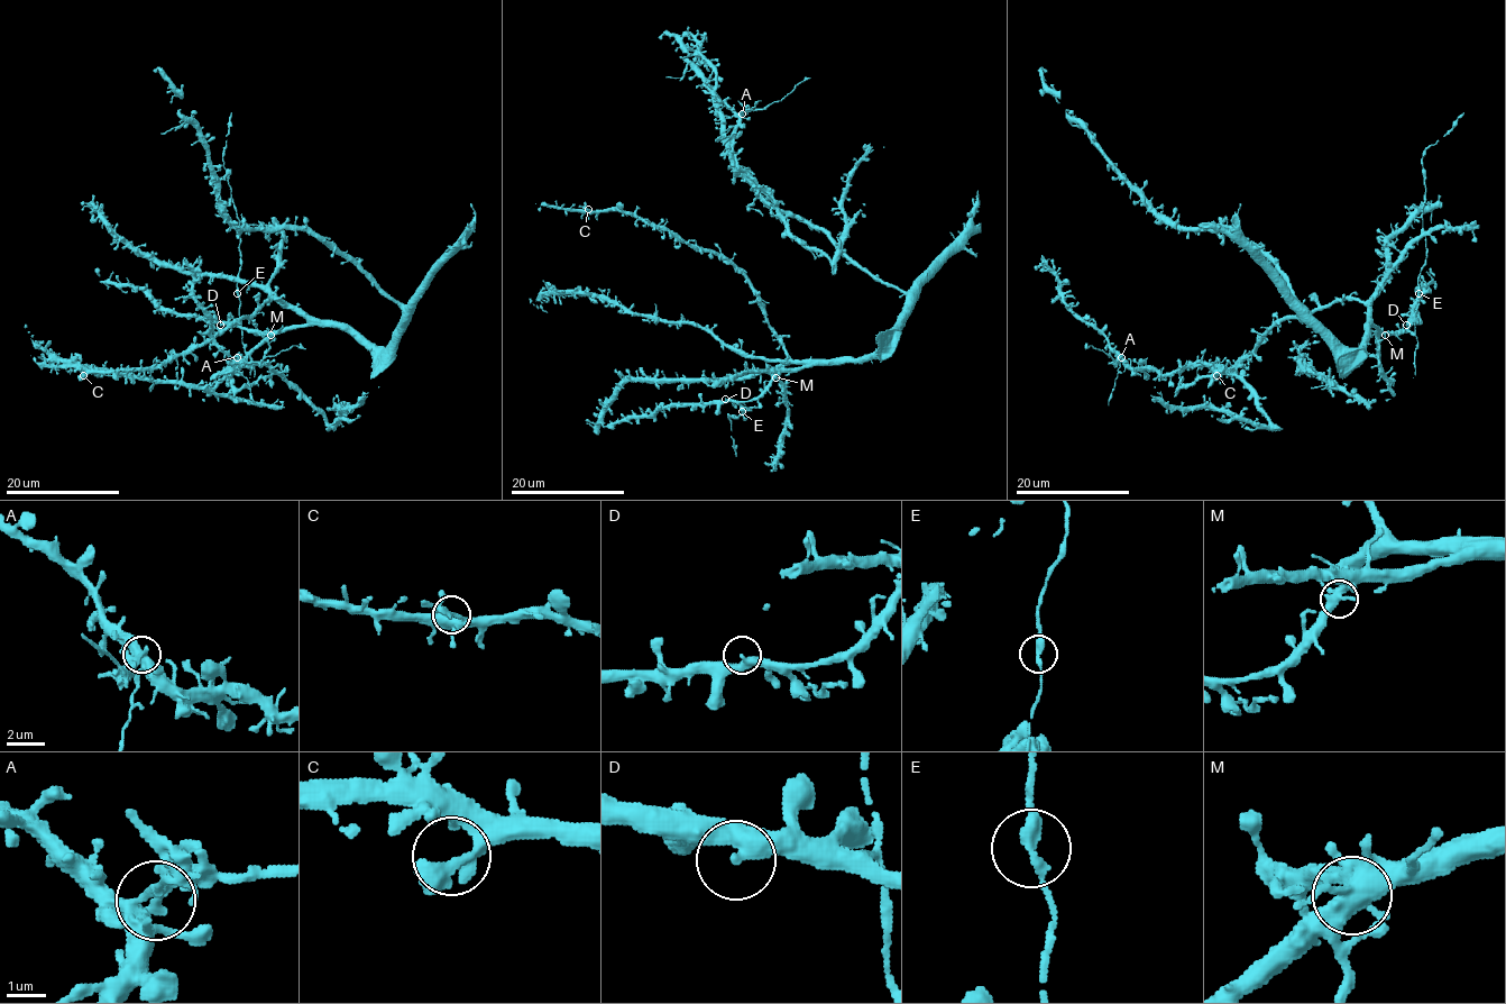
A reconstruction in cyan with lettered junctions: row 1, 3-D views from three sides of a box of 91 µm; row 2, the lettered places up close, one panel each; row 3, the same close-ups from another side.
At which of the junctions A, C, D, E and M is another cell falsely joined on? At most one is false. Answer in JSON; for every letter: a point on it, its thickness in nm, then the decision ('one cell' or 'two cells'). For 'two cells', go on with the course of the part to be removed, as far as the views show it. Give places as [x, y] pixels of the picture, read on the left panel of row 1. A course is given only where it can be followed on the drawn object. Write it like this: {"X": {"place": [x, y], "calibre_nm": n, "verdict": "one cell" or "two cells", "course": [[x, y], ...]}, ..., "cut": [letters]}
{"A": {"place": [237, 357], "calibre_nm": 320, "verdict": "two cells", "course": [[237, 356], [247, 362], [260, 362], [294, 345], [305, 349]]}, "C": {"place": [83, 375], "calibre_nm": 320, "verdict": "one cell"}, "D": {"place": [220, 325], "calibre_nm": 320, "verdict": "one cell"}, "E": {"place": [237, 293], "calibre_nm": 280, "verdict": "one cell"}, "M": {"place": [271, 335], "calibre_nm": 380, "verdict": "one cell"}, "cut": ["A"]}

